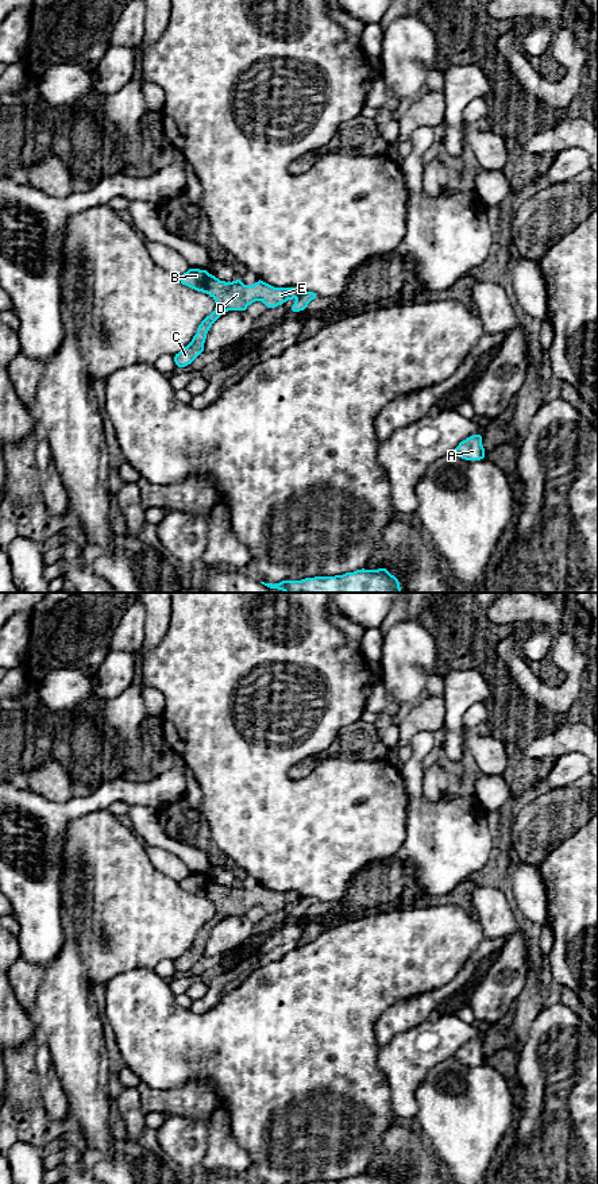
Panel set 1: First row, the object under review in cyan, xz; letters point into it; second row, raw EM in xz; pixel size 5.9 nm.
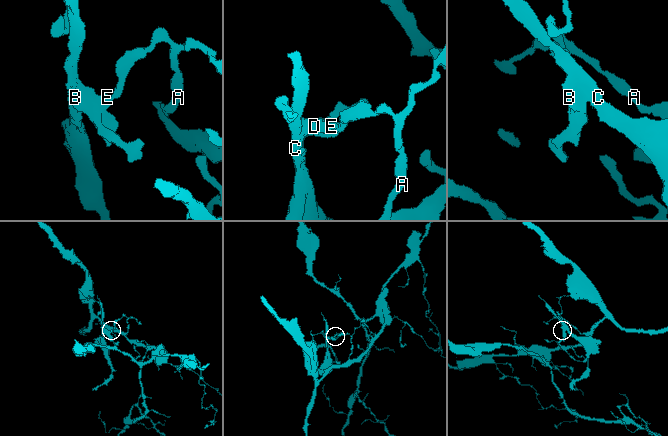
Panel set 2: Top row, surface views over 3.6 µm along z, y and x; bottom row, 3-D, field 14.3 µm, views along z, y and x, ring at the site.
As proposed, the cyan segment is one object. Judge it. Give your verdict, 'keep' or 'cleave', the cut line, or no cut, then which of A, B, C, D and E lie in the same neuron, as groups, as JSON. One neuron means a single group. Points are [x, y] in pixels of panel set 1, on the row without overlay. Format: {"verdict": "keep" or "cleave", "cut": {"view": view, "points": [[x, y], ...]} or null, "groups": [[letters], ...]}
{"verdict": "cleave", "cut": {"view": "xz", "points": [[301, 897], [296, 903]]}, "groups": [["A"], ["B", "C", "D", "E"]]}

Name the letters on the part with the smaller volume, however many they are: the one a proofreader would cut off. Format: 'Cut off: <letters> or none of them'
Cut off: B, C, D, E

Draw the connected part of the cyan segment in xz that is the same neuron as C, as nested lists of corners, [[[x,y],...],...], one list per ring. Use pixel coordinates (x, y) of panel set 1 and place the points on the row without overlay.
[[[189,873],[180,886],[182,890],[209,899],[216,913],[201,926],[192,946],[175,959],[174,967],[178,972],[190,969],[204,956],[209,933],[225,917],[246,915],[255,906],[262,906],[267,913],[275,913],[288,905],[297,903],[301,898],[296,892],[274,892],[261,884],[254,890],[244,890],[240,884],[225,887],[200,873]]]

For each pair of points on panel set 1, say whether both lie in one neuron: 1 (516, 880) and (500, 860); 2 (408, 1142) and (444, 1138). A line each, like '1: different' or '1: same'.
1: same
2: different

